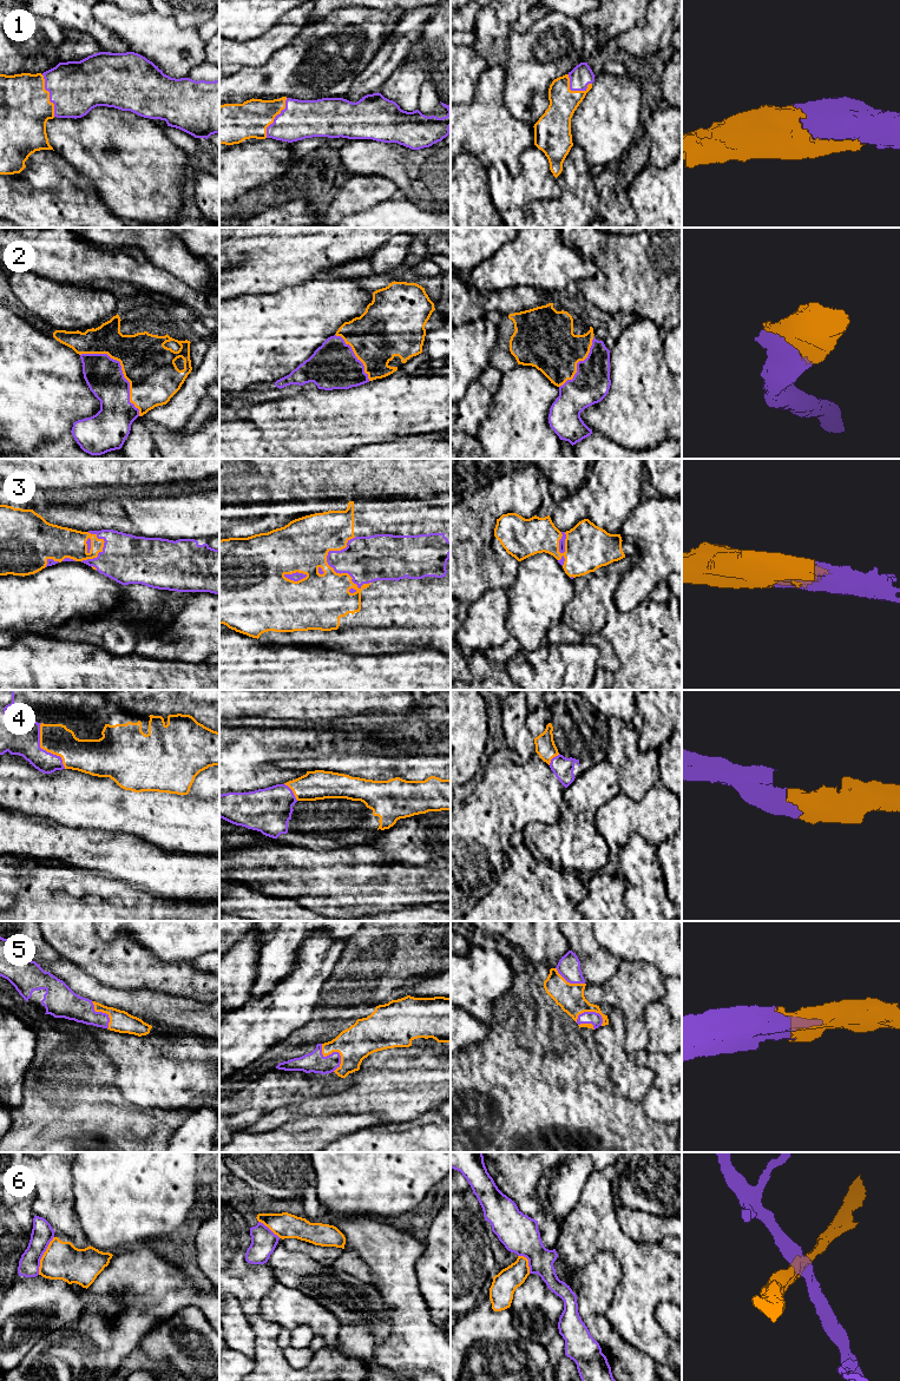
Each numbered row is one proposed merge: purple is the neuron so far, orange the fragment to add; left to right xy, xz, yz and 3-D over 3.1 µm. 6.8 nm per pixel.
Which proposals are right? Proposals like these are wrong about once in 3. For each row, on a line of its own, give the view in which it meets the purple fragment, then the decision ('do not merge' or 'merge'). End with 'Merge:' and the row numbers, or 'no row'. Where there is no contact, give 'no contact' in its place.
1: contact in xy; merge
2: contact in xy; merge
3: contact in xz; merge
4: contact in xy; merge
5: contact in xz; merge
6: contact in xy; do not merge
Merge: 1, 2, 3, 4, 5

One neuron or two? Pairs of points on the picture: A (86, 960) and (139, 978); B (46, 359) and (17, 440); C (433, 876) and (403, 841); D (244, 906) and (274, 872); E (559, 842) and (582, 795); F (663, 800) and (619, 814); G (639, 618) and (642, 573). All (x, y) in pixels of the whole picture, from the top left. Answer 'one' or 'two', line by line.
A: one
B: one
C: two
D: two
E: one
F: one
G: two

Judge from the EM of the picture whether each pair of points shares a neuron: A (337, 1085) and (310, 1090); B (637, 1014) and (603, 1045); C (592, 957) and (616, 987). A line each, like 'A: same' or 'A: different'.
A: same
B: different
C: different

